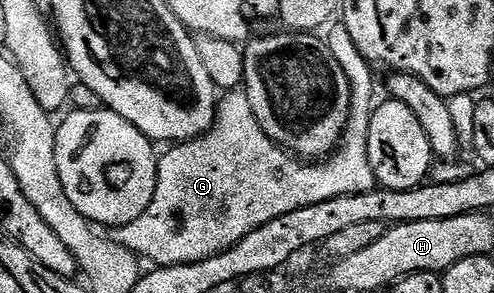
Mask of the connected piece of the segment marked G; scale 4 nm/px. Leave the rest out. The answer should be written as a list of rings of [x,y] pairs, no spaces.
[[[334,24],[329,26],[330,34],[325,34],[324,40],[332,55],[336,55],[336,63],[340,63],[348,79],[350,114],[342,139],[329,156],[307,163],[283,149],[260,127],[248,103],[245,88],[227,89],[219,96],[218,109],[214,112],[214,126],[207,133],[195,137],[193,141],[175,144],[167,148],[170,150],[166,154],[163,152],[159,156],[156,191],[152,195],[152,203],[148,203],[148,211],[144,211],[144,215],[140,215],[140,219],[136,219],[131,225],[113,228],[111,240],[130,249],[139,258],[147,257],[154,261],[150,263],[158,267],[196,263],[214,257],[225,249],[231,249],[236,243],[240,243],[240,239],[244,239],[244,235],[256,231],[256,227],[264,227],[264,223],[272,223],[272,219],[280,219],[280,215],[288,215],[288,211],[300,211],[300,207],[312,207],[316,203],[324,203],[324,199],[336,199],[340,195],[363,193],[375,188],[372,163],[368,159],[368,108],[366,109],[366,93],[374,89],[375,70],[371,62],[360,55],[356,43],[352,43],[352,35],[348,35],[346,26]]]

